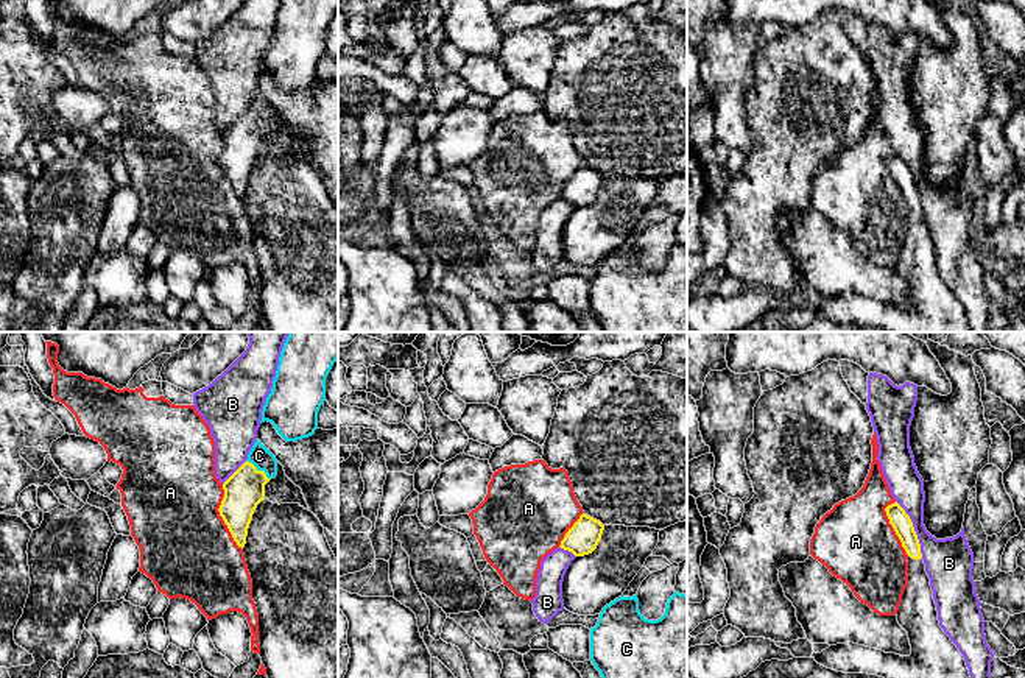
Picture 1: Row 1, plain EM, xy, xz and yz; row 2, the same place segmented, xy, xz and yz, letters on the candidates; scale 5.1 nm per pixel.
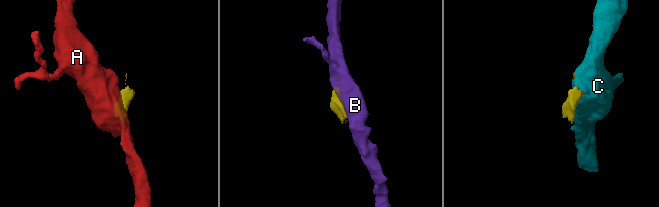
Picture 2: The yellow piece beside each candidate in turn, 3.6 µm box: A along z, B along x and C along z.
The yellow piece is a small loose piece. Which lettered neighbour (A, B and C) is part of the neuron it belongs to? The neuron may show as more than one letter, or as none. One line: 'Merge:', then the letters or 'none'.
Merge: C

